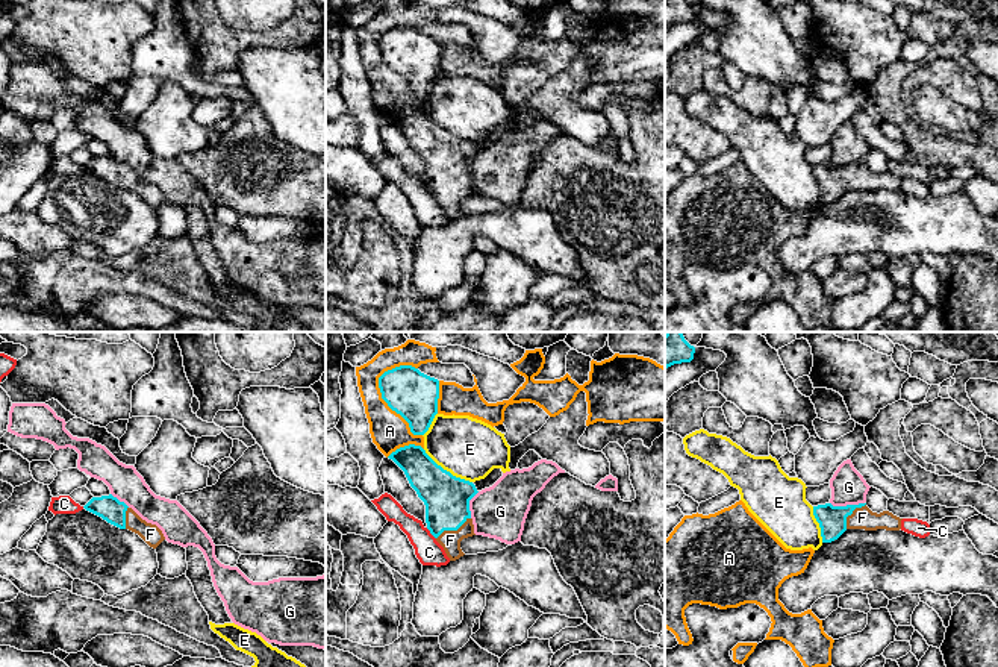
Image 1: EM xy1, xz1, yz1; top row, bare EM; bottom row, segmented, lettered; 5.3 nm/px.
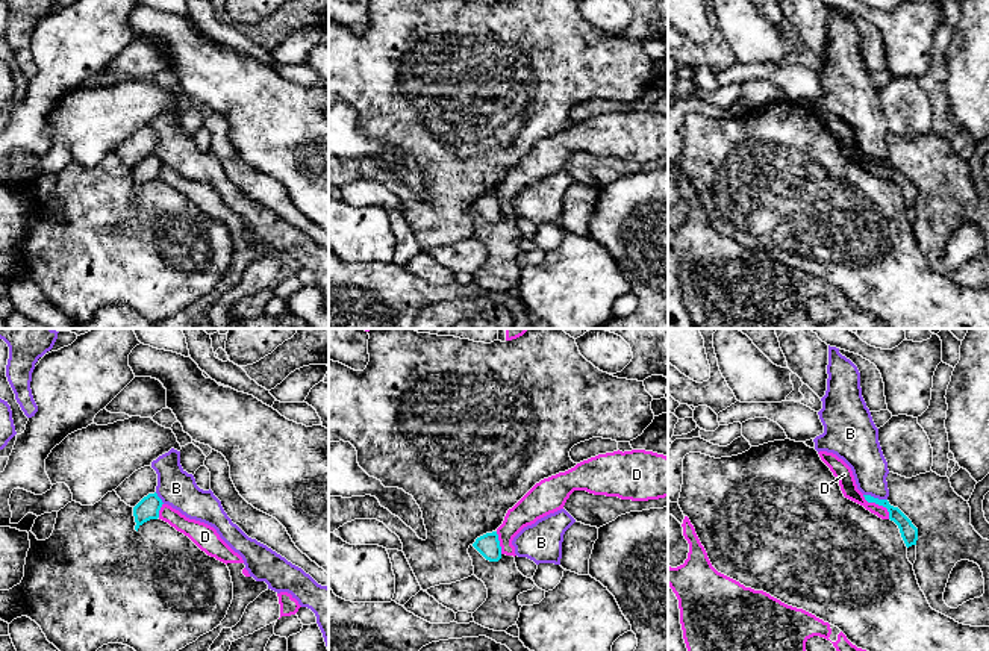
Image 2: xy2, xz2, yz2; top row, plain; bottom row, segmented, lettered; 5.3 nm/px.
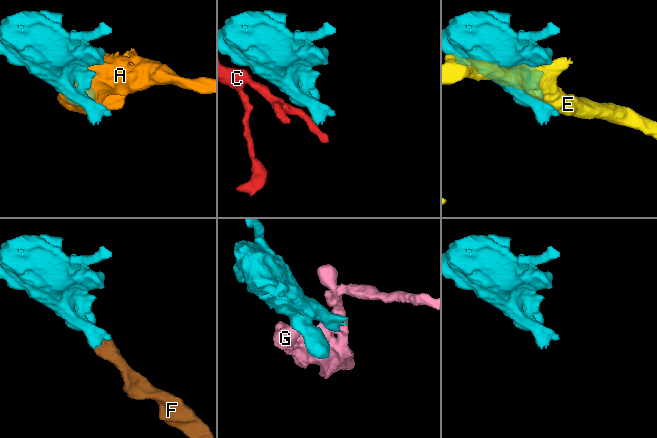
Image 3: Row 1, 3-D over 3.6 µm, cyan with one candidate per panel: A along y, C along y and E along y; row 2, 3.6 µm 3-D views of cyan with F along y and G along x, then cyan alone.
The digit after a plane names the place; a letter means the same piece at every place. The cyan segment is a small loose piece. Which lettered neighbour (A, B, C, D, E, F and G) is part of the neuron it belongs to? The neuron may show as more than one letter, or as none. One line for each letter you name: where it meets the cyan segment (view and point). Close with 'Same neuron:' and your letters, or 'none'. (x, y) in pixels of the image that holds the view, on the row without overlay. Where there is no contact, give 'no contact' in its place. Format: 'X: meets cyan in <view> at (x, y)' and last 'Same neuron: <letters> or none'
F: meets cyan in xz1 at (453, 190)
Same neuron: F

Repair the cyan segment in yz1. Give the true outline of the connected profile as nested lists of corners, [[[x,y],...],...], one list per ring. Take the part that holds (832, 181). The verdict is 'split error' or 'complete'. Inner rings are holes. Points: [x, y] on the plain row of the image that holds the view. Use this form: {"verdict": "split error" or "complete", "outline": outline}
{"verdict": "split error", "outline": [[[866,164],[847,167],[818,165],[813,167],[813,176],[819,183],[822,203],[837,200],[847,189],[900,191],[903,180],[889,171],[872,173]]]}

